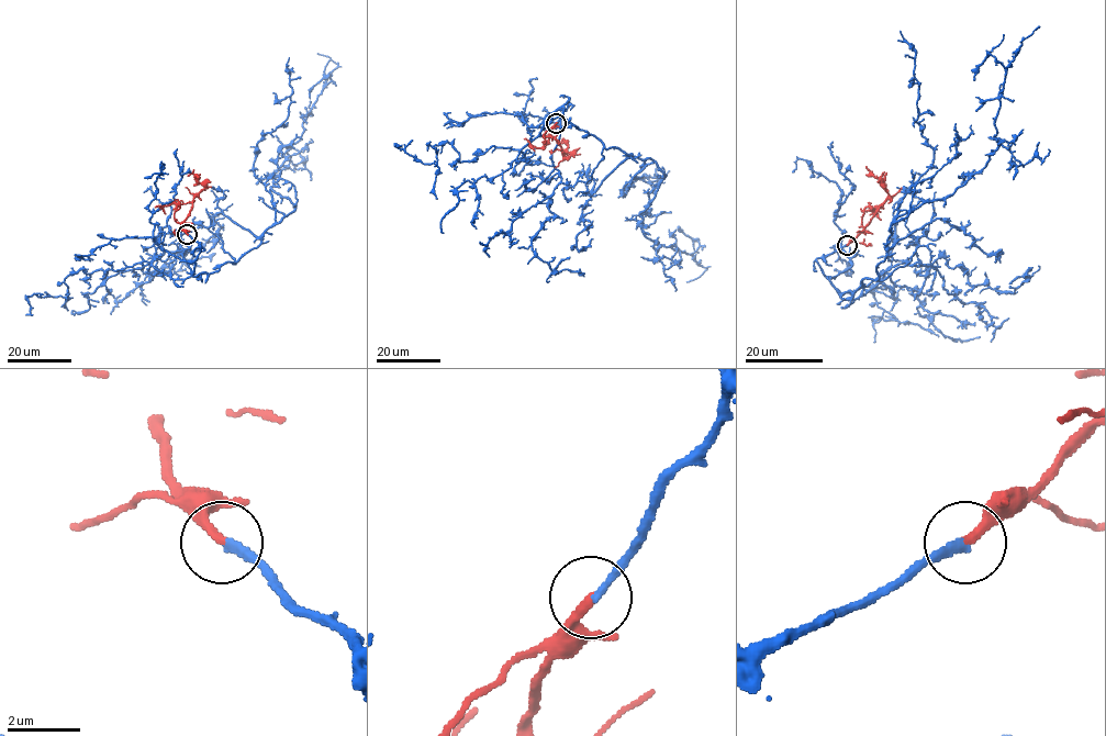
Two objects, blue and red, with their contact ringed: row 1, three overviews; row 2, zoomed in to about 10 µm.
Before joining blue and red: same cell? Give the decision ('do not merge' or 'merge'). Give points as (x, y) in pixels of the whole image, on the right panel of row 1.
merge

